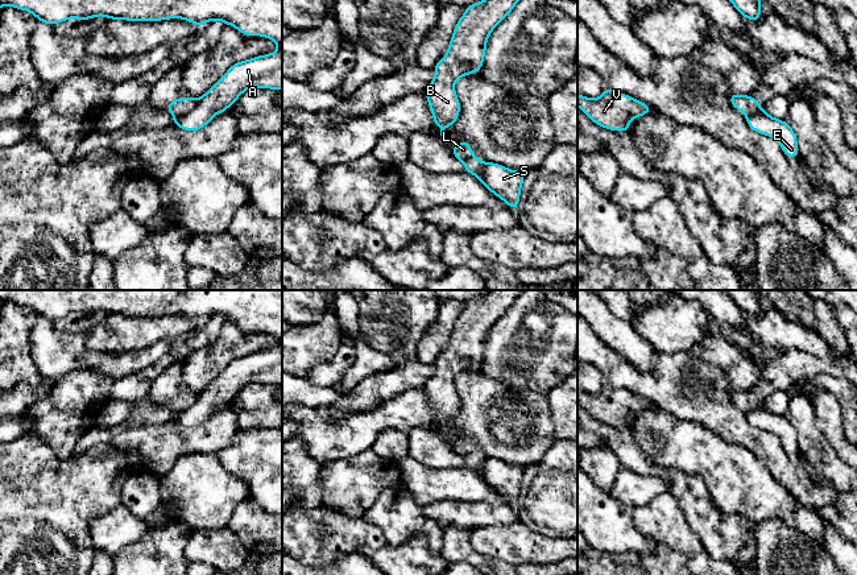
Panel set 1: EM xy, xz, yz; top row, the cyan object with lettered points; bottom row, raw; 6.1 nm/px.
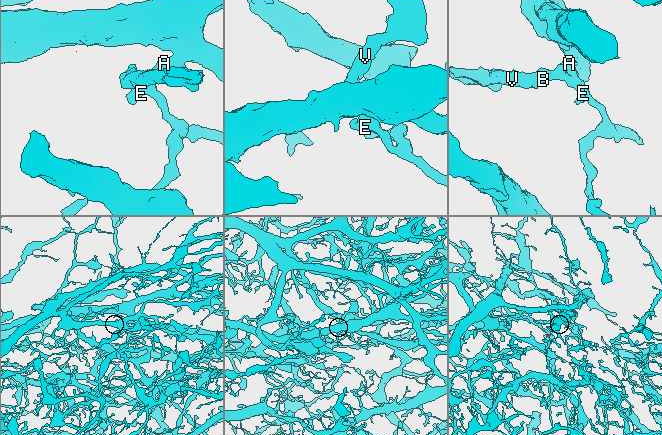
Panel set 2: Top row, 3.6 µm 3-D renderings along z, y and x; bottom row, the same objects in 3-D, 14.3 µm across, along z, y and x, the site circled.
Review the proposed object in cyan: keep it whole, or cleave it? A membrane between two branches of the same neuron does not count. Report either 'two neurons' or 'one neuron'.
two neurons

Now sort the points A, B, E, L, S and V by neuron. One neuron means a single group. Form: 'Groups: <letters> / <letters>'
Groups: A E S / B L V

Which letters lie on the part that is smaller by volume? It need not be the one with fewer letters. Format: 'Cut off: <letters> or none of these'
Cut off: B, L, V

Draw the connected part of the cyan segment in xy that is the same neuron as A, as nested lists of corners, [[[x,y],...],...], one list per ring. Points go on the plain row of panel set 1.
[[[0,290],[0,303],[15,302],[34,310],[40,318],[54,320],[69,314],[88,315],[105,311],[109,315],[160,317],[183,314],[196,322],[222,315],[245,331],[262,331],[277,338],[274,348],[232,360],[195,401],[174,413],[186,426],[199,426],[218,409],[233,401],[251,382],[282,385],[282,290]]]

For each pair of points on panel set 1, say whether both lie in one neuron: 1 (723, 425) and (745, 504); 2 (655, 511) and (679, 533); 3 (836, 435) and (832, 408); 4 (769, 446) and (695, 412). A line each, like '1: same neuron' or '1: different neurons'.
1: different neurons
2: same neuron
3: same neuron
4: same neuron

